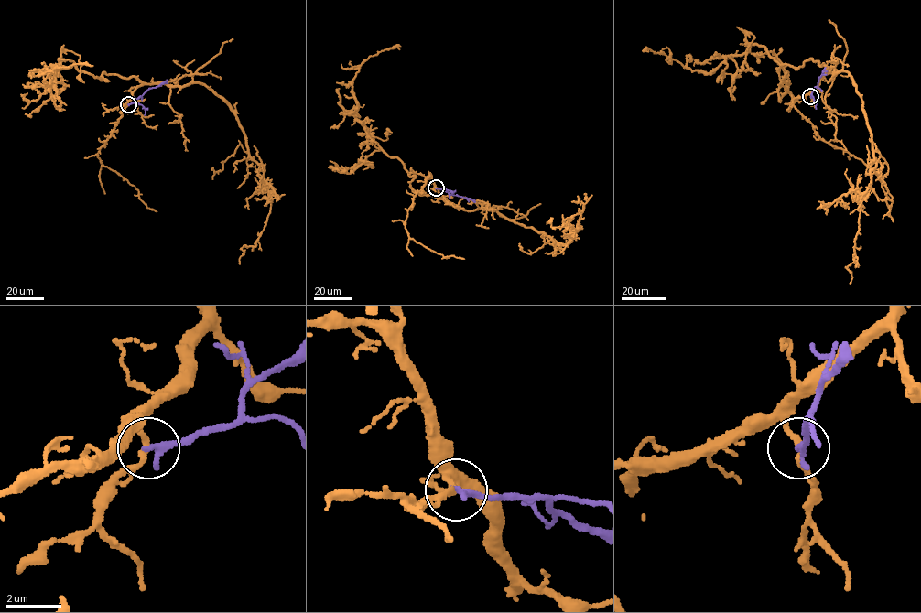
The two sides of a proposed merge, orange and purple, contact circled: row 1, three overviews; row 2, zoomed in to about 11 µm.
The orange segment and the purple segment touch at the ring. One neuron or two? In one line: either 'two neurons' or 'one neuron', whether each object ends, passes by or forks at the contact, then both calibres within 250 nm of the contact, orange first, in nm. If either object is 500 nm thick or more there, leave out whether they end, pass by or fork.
two neurons; orange passes by; purple ends; calibres 200 and 280 nm

